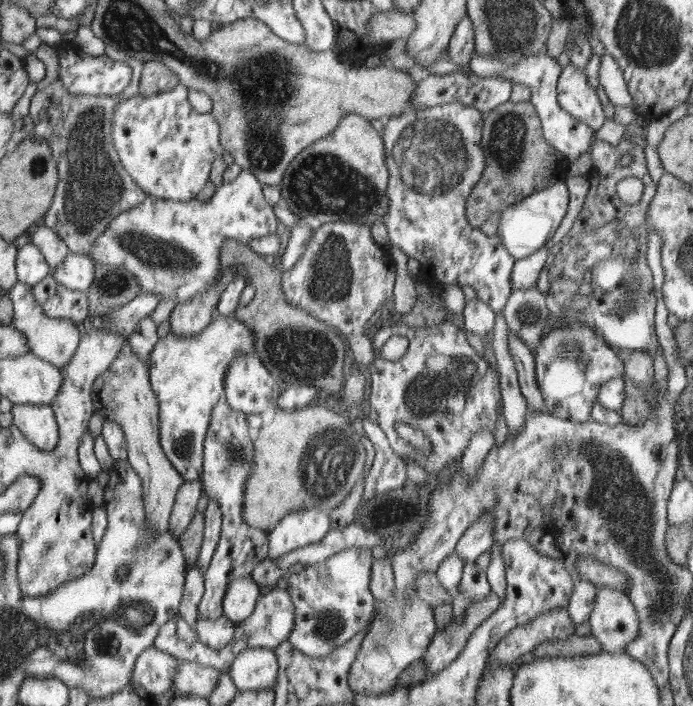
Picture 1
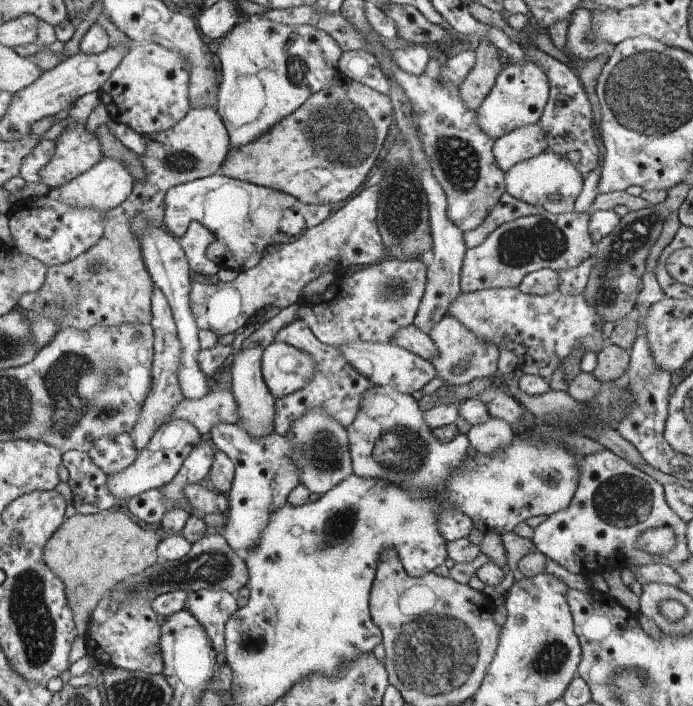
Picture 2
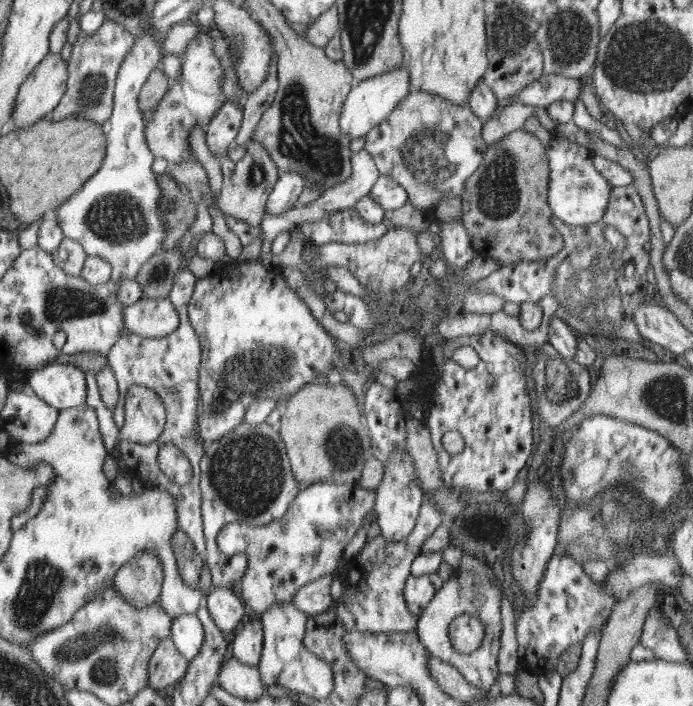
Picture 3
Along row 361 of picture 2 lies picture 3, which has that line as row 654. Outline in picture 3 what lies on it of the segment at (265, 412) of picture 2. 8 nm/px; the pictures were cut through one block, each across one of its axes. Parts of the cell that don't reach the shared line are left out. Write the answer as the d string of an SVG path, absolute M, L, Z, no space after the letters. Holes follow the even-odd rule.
M260 620L250 622L235 634L232 642L234 658L247 665L257 665L263 650L263 626Z

